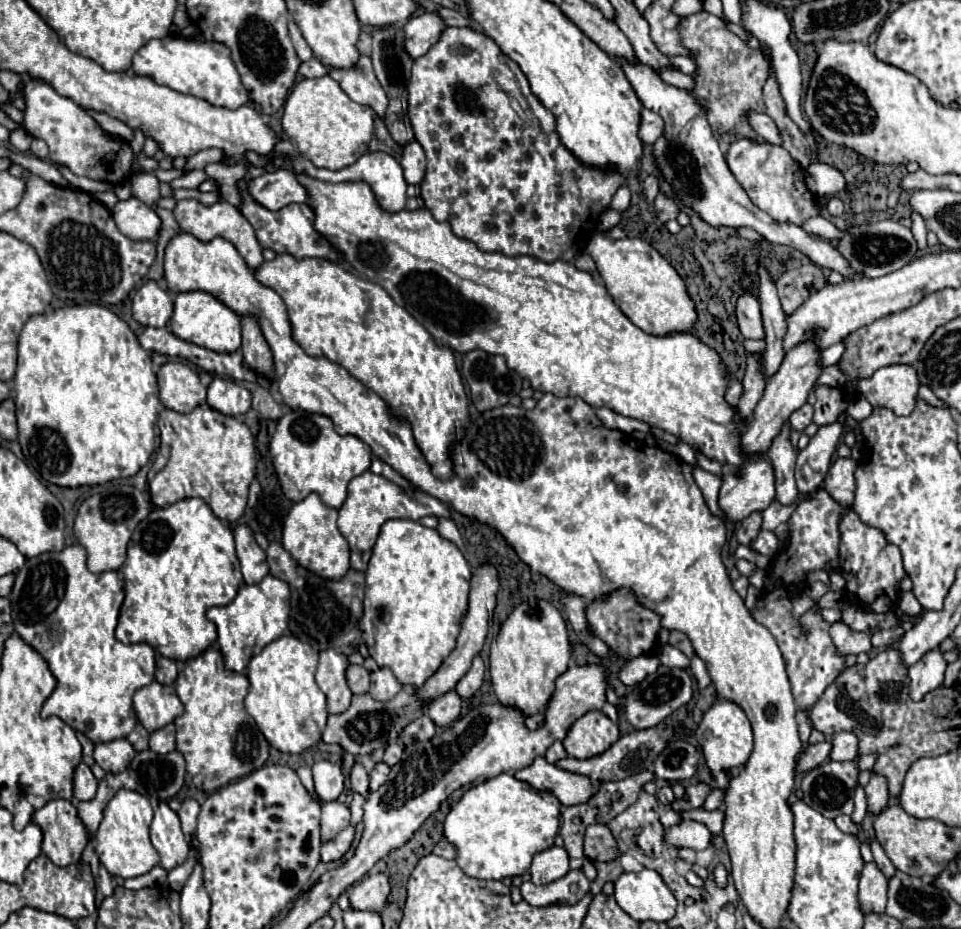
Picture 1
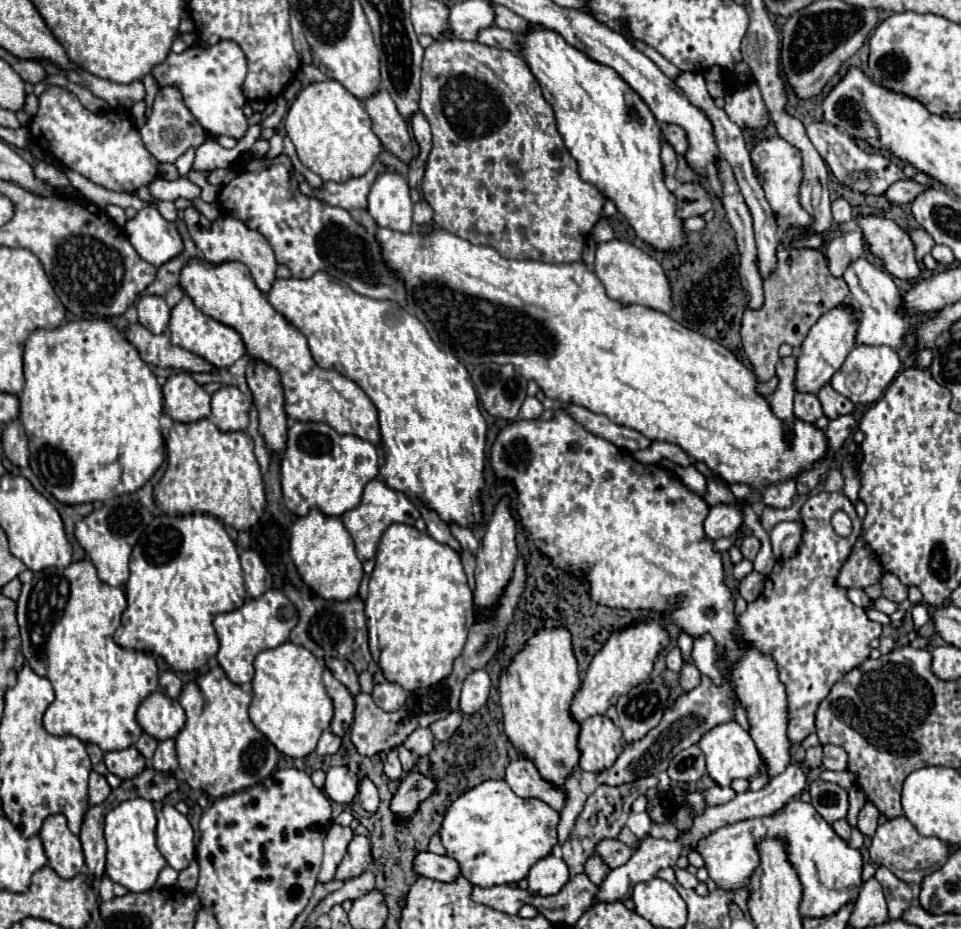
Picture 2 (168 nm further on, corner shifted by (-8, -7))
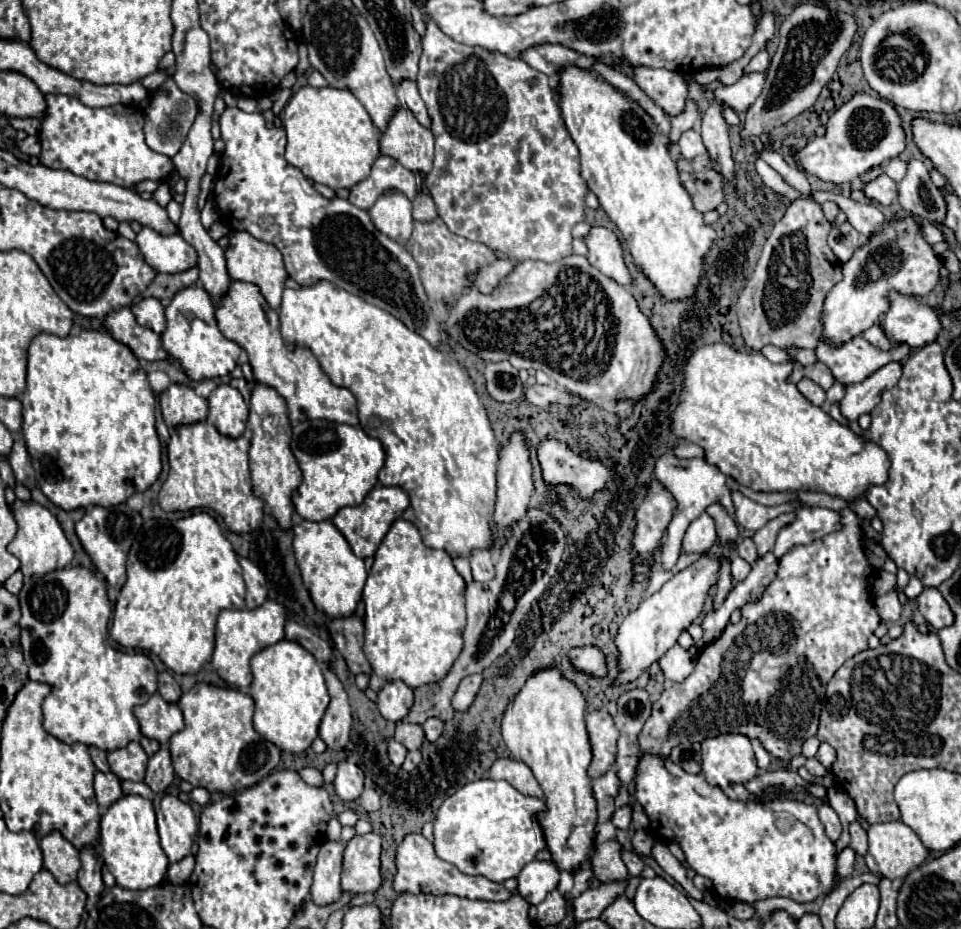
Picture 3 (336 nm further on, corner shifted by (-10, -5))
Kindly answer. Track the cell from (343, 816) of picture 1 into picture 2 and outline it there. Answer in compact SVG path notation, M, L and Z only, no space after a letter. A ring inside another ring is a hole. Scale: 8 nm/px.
M336 823L330 827L330 833L324 839L324 859L322 859L322 867L318 873L318 883L328 883L334 879L336 867L344 859L346 847L352 837L354 833L350 827L342 827Z

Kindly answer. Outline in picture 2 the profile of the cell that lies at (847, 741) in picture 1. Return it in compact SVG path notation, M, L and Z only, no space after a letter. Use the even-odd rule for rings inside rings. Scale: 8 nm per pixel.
M824 745L822 747L824 755L822 755L822 767L830 769L830 771L846 771L846 751L842 747L836 745Z

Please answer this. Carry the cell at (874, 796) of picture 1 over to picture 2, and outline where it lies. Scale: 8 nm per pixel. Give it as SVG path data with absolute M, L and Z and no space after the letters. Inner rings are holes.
M866 803L862 809L860 809L860 815L858 815L858 831L864 835L864 837L872 837L876 827L878 827L878 809L870 803Z

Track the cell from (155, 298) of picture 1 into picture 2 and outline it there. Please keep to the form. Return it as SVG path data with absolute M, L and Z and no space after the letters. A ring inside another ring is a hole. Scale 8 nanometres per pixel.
M144 295L138 305L138 323L142 323L152 333L164 333L170 321L170 307L162 297Z

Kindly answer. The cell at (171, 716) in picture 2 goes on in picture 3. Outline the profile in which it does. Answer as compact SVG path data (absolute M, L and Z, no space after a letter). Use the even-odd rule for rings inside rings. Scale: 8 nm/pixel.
M154 693L144 705L136 707L134 715L140 723L142 735L156 739L160 745L166 745L174 733L184 729L180 707L164 701L160 693Z

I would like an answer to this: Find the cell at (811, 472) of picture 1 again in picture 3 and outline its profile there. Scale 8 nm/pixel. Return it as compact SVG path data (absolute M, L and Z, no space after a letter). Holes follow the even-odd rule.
M888 363L876 373L872 373L862 383L846 387L846 395L840 401L840 413L848 421L858 421L860 415L870 413L878 403L884 389L894 387L902 375L900 363Z

